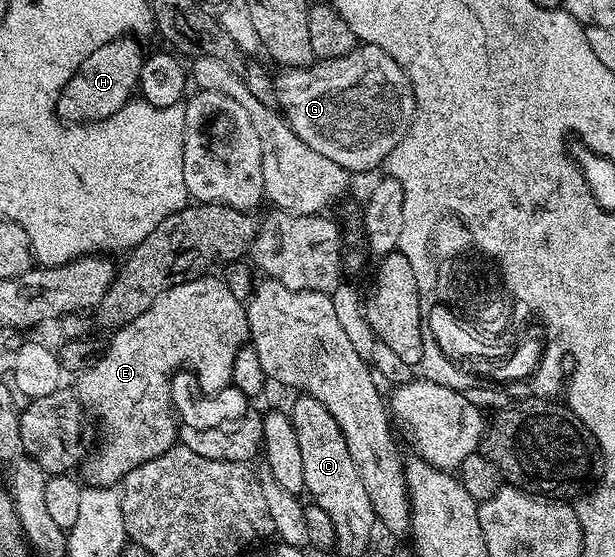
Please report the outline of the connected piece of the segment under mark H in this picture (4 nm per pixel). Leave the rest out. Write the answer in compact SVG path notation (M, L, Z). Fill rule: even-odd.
M136 39L112 40L92 52L63 86L57 99L57 115L66 122L86 122L107 119L124 104L134 99L145 56Z

